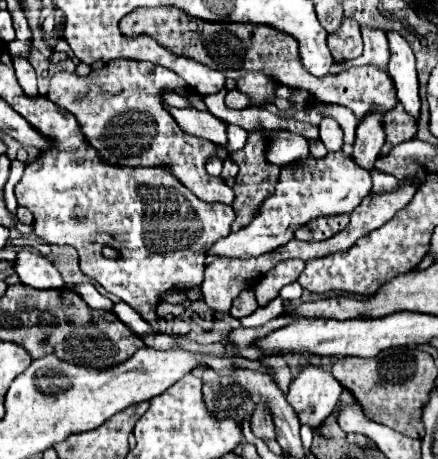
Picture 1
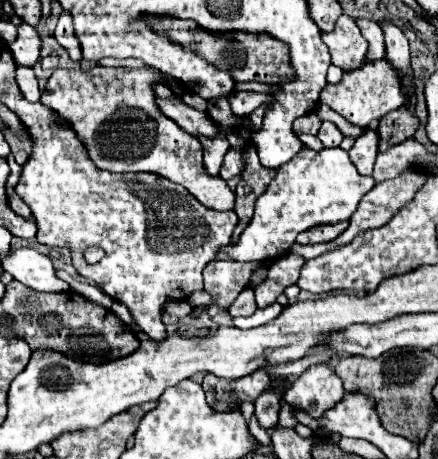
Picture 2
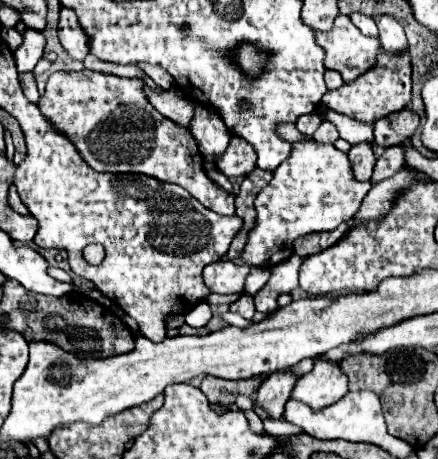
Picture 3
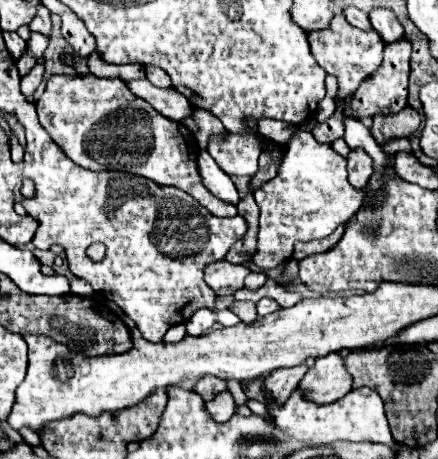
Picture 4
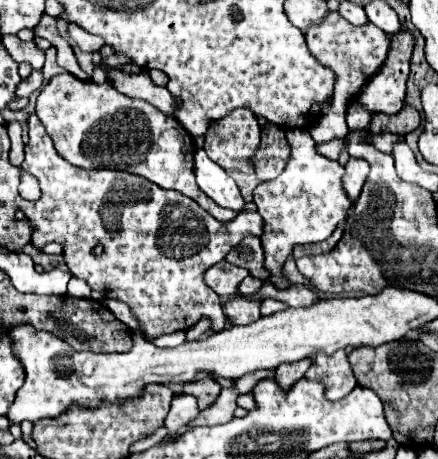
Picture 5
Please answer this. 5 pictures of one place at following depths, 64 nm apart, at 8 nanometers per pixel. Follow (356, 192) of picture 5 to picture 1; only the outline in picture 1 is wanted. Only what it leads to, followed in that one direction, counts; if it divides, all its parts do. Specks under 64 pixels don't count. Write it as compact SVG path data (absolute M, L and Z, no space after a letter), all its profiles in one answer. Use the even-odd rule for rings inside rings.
M370 110L364 114L356 128L356 142L354 142L354 152L352 158L360 168L370 170L380 156L380 148L386 142L384 134L384 114L380 110Z

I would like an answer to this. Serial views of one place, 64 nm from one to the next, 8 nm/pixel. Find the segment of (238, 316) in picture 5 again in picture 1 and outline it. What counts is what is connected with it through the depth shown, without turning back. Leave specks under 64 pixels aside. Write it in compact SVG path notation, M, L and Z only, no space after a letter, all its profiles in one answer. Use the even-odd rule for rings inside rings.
M246 290L246 292L240 292L240 296L234 300L234 304L230 308L230 316L244 318L244 316L250 316L256 308L258 308L258 302L256 302L254 292Z

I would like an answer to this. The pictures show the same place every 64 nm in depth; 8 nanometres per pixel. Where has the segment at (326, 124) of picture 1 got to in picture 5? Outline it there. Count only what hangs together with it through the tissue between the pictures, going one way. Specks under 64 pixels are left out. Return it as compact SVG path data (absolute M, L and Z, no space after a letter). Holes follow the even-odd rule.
M330 12L328 18L324 20L324 24L318 24L316 28L308 28L306 42L308 42L308 48L310 48L312 56L336 74L332 110L326 116L316 118L308 128L312 138L318 144L322 144L322 142L330 142L334 138L344 138L348 134L348 126L346 126L346 120L344 120L346 108L352 102L352 98L358 94L358 90L378 72L378 68L386 60L386 54L388 54L388 48L390 48L390 38L384 36L384 32L380 32L370 22L356 28L356 26L348 24L338 12Z

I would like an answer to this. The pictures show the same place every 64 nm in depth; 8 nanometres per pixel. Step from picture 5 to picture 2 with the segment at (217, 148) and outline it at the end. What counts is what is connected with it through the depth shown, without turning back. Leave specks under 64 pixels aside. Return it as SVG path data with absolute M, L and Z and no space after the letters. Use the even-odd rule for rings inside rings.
M230 148L224 156L224 164L220 168L220 178L224 180L230 180L234 176L238 176L242 170L244 170L244 162L240 158L240 150L242 148Z

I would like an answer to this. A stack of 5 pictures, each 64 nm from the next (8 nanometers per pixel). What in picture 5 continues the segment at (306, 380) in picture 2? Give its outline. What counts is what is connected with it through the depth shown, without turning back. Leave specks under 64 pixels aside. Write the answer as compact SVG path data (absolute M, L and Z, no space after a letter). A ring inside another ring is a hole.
M344 350L332 356L316 356L306 372L308 380L318 380L324 386L324 396L328 400L340 400L356 386L348 356Z

